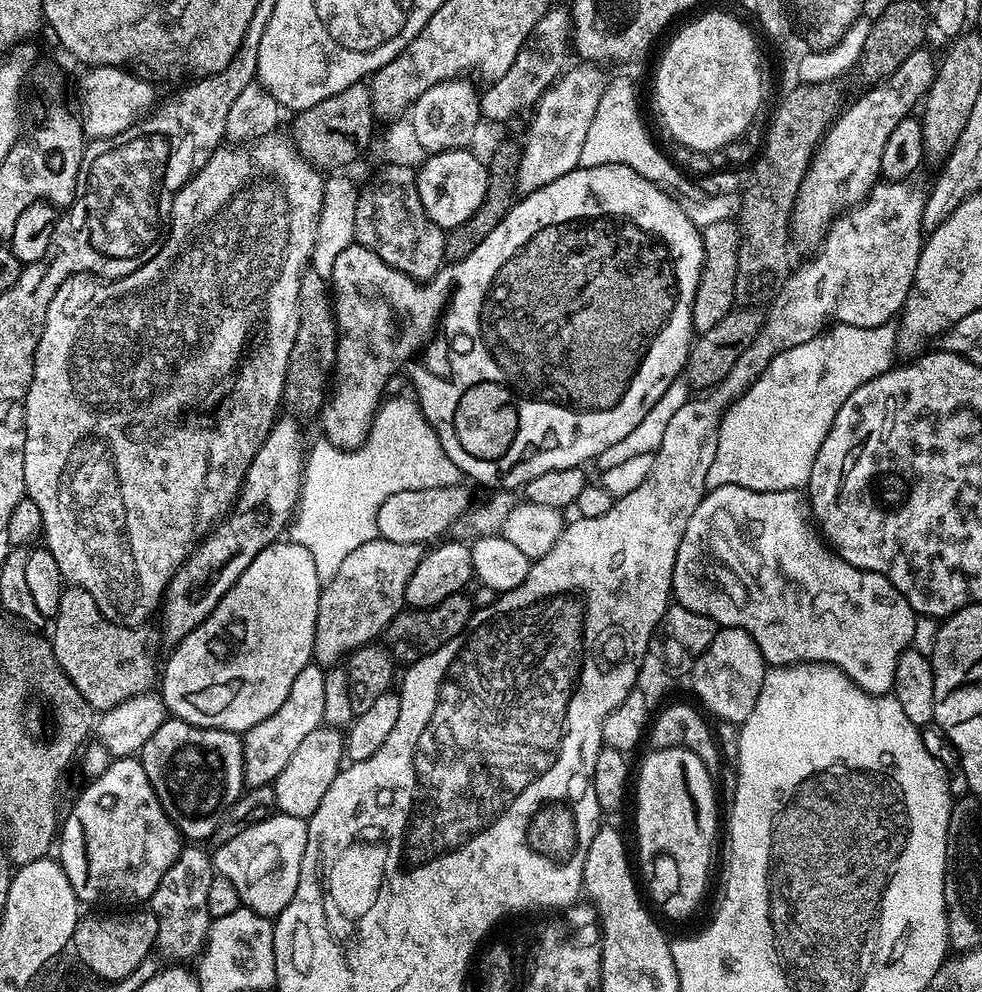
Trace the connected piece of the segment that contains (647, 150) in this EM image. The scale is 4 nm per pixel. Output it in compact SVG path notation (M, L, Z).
M614 79L607 85L602 94L601 102L596 107L594 118L588 129L582 151L580 166L600 166L604 164L620 164L630 166L648 181L659 184L660 187L672 191L685 203L702 202L708 192L696 184L683 169L676 166L675 161L652 142L652 138L640 118L640 110L636 102L636 88L628 80Z

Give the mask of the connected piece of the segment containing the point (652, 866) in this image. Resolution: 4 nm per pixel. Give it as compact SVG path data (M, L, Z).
M660 746L640 764L640 777L634 780L634 796L636 792L636 844L640 847L640 868L644 871L644 880L648 883L648 892L652 900L672 920L684 920L700 904L704 891L708 888L708 871L712 868L712 843L716 840L716 788L712 785L713 773L702 766L702 758L683 746Z

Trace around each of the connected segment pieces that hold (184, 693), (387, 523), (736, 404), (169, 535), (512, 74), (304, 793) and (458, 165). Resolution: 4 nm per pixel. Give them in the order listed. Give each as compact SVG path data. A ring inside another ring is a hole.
M288 538L266 546L266 550L262 550L246 570L242 570L242 578L230 586L222 602L218 602L212 613L173 647L176 649L169 654L165 664L163 661L158 688L169 713L175 719L199 728L217 728L241 734L258 726L262 718L270 718L270 714L286 702L294 678L302 674L307 664L313 663L321 587L322 579L315 569L314 557L305 546Z
M459 484L452 487L436 487L426 490L414 490L392 494L377 512L377 530L379 537L392 542L403 542L405 544L430 544L437 541L438 535L444 533L458 517L460 519L467 513L471 505L470 496L465 485Z
M892 322L882 326L870 326L869 328L866 326L850 326L849 324L834 324L832 327L819 332L814 338L810 338L810 342L802 342L802 346L794 346L790 350L775 356L770 362L770 366L766 366L764 373L742 395L737 396L735 400L727 405L718 430L718 454L714 454L714 462L704 479L705 489L721 488L727 484L742 486L759 492L803 489L810 478L810 470L814 470L814 458L818 458L818 450L822 450L822 442L826 442L826 434L830 434L830 426L834 426L834 414L838 414L838 410L842 410L842 402L846 402L846 398L850 398L850 394L854 394L854 390L858 390L858 386L870 382L876 376L881 376L883 372L887 372L889 368L893 367L894 360L892 358L897 357L898 354L896 332L897 325Z
M277 130L259 136L258 139L245 143L243 146L228 146L232 148L217 147L213 151L212 157L206 162L206 166L199 168L196 173L184 183L184 188L174 198L172 203L172 214L170 223L166 229L166 235L162 243L157 247L151 256L145 259L138 270L134 270L125 276L119 275L115 278L101 278L86 272L79 272L62 286L58 286L58 294L50 302L50 310L46 310L46 322L42 330L42 338L38 342L38 350L34 354L34 374L28 387L28 393L24 400L25 426L26 426L26 450L24 451L24 465L26 466L26 496L36 503L38 510L42 510L42 529L43 539L54 554L54 559L58 561L58 570L62 570L65 581L69 585L86 590L94 602L98 602L98 610L106 614L106 618L114 624L127 624L129 626L140 626L145 623L147 616L157 615L164 599L164 593L168 590L168 583L174 578L174 574L181 568L188 557L196 550L196 545L224 519L232 510L236 503L236 497L240 494L240 488L244 484L244 475L254 458L254 454L262 446L262 442L268 437L268 432L278 419L278 413L282 408L284 398L284 383L288 373L288 363L290 362L290 350L294 350L294 342L298 334L298 290L304 277L306 269L309 267L312 259L316 240L316 223L319 222L319 214L323 208L325 177L321 169L315 168L310 161L296 148L291 135L287 131Z
M553 6L548 9L547 14L535 24L534 30L528 36L526 42L520 47L518 57L515 58L514 64L510 66L506 74L502 78L493 81L487 88L485 93L481 95L480 108L481 115L488 121L494 120L502 122L514 114L522 111L524 108L529 108L535 105L540 99L541 95L549 89L551 85L560 79L562 73L565 71L566 63L564 59L567 58L568 52L570 56L570 41L572 39L572 14L567 7L559 8Z
M321 726L306 734L306 739L294 750L290 762L286 762L274 782L277 809L285 816L307 820L318 810L318 802L322 802L326 790L330 790L330 782L334 782L345 760L346 740L335 727Z
M467 147L454 150L436 150L416 173L418 195L425 212L438 227L451 230L462 226L470 214L477 212L488 193L488 166Z

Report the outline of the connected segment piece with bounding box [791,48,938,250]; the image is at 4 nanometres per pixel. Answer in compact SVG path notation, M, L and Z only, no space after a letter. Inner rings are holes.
M921 48L914 51L892 74L873 83L845 112L832 122L815 155L808 165L808 173L797 194L791 219L791 239L812 250L828 233L828 227L837 216L855 204L861 204L868 192L878 183L880 159L886 147L886 138L894 126L913 115L914 107L923 101L936 76L936 58Z

